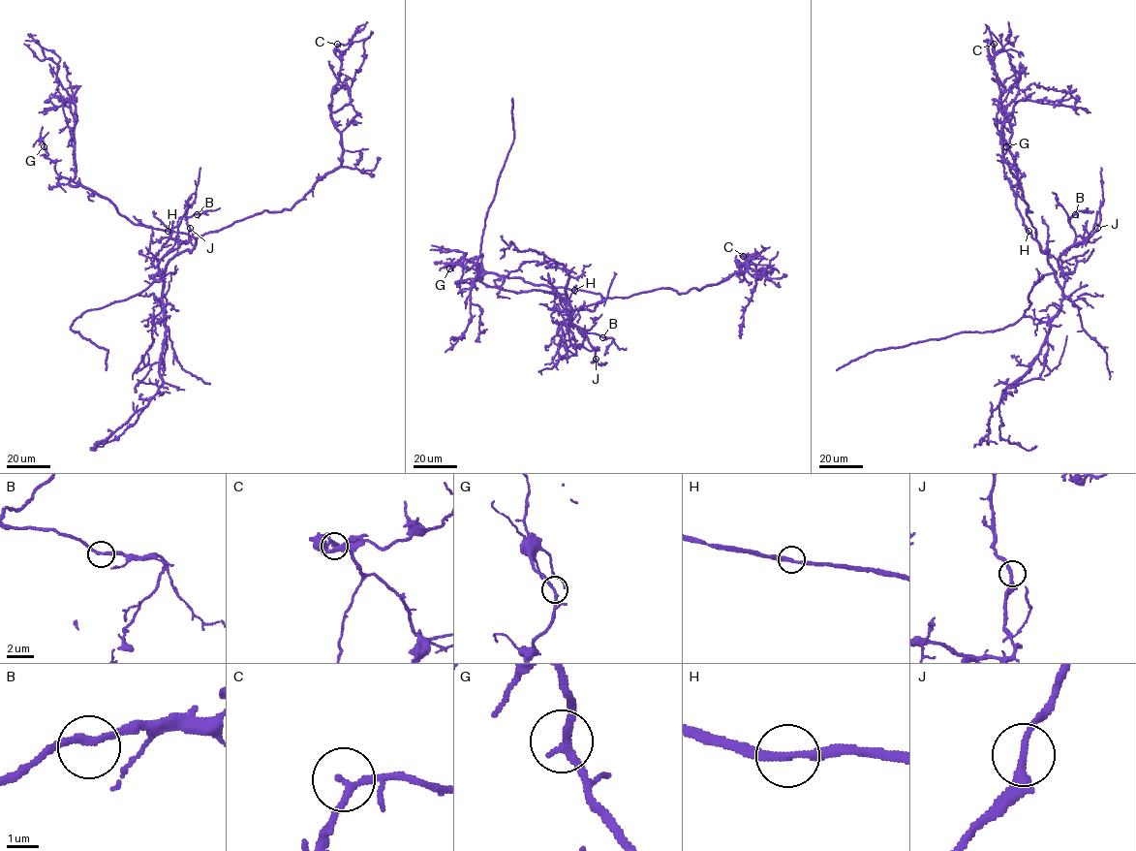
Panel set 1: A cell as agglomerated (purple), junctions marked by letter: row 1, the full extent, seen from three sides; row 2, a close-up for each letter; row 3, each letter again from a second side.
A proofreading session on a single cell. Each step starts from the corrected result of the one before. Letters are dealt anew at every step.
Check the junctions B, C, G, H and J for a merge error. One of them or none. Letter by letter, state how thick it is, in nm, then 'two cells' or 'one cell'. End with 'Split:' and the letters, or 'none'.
B: 220 nm | one cell
C: 200 nm | one cell
G: 240 nm | one cell
H: 240 nm | one cell
J: 260 nm | one cell
Split: none

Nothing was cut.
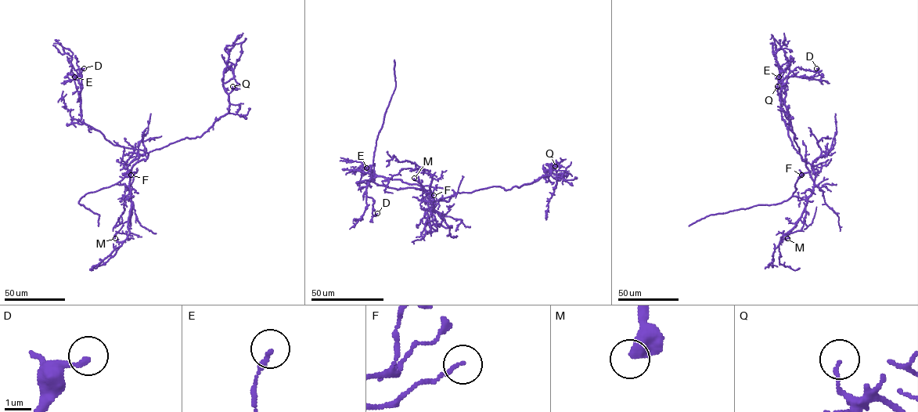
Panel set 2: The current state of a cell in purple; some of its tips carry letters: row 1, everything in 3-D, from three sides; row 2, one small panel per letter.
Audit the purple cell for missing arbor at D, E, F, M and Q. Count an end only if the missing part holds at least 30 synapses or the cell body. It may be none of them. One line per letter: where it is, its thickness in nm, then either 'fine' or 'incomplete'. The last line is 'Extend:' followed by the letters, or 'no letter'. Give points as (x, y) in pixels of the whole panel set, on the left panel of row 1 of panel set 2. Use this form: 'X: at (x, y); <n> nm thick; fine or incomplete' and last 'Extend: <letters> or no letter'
D: at (84, 68); 180 nm thick; fine
E: at (74, 77); 190 nm thick; fine
F: at (131, 175); 120 nm thick; fine
M: at (115, 238); 480 nm thick; fine
Q: at (232, 86); 110 nm thick; fine
Extend: no letter

